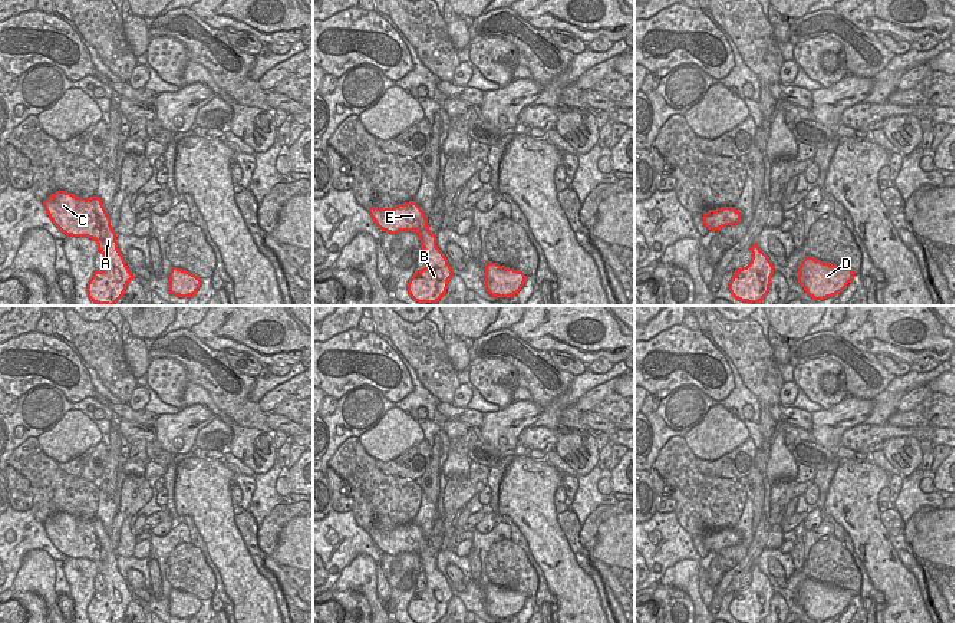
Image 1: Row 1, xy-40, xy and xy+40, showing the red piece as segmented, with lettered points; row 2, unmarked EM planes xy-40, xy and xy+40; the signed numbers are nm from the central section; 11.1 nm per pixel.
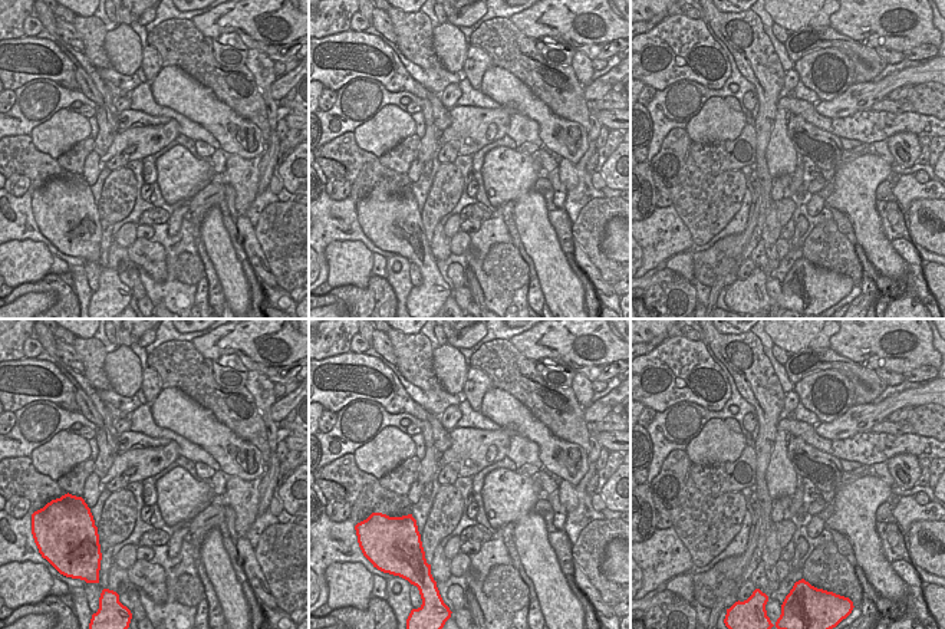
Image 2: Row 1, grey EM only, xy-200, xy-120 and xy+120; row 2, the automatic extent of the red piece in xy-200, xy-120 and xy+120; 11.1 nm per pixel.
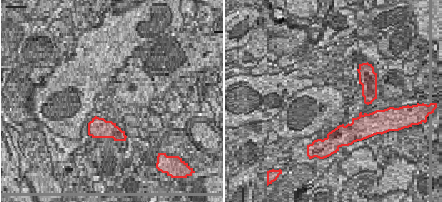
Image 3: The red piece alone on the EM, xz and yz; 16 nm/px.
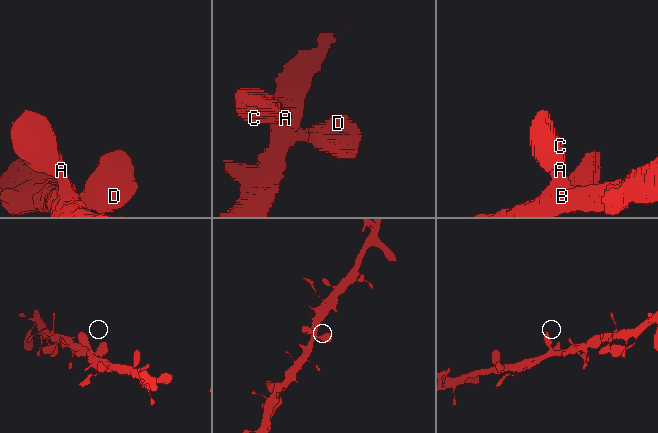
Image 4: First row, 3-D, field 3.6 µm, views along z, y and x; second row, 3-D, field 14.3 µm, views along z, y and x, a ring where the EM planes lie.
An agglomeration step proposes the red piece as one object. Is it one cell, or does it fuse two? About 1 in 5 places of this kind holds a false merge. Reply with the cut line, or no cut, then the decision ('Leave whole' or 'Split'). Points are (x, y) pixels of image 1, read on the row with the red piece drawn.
No split. Leave whole.

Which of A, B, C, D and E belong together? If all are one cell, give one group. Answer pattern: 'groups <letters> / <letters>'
groups A B C D E

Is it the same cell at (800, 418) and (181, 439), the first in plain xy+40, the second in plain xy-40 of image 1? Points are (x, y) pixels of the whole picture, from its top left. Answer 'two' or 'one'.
two

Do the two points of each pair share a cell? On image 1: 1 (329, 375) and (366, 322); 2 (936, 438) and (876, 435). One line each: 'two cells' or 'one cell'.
1: two cells
2: one cell

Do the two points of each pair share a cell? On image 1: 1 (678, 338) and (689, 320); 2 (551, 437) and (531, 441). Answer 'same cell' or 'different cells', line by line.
1: different cells
2: same cell

